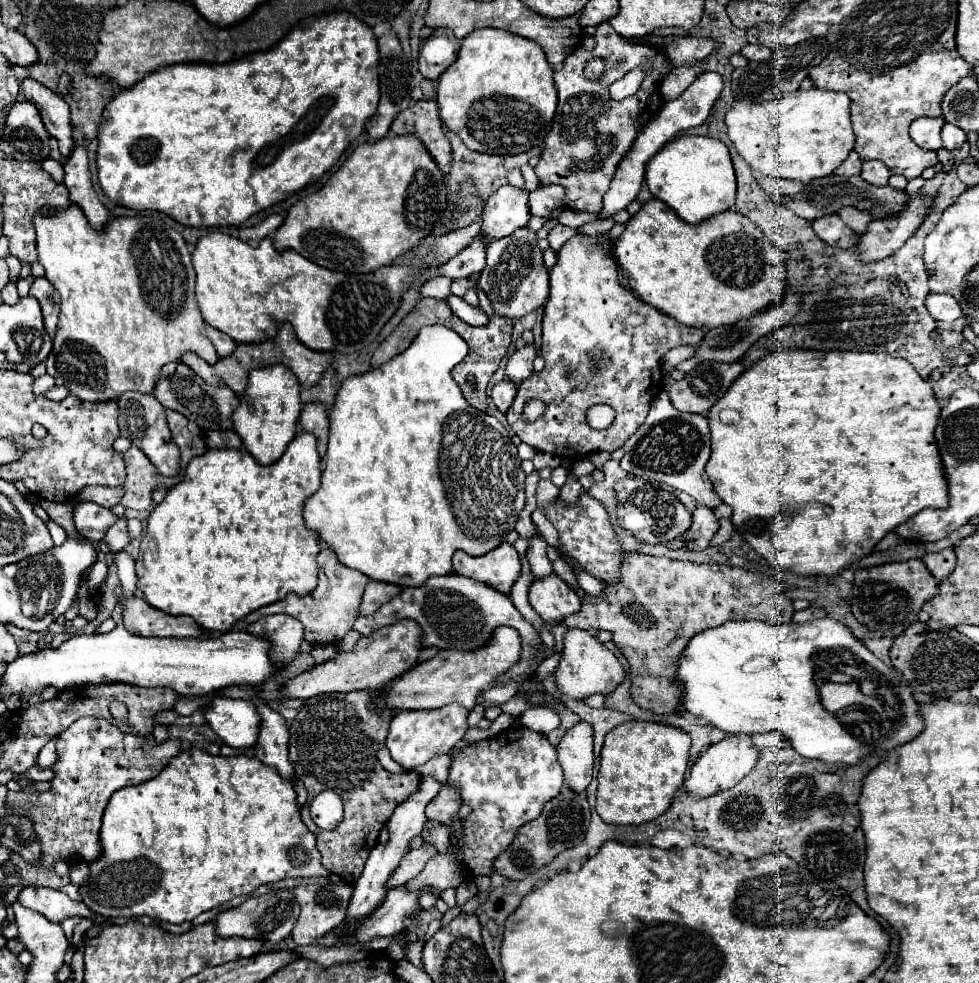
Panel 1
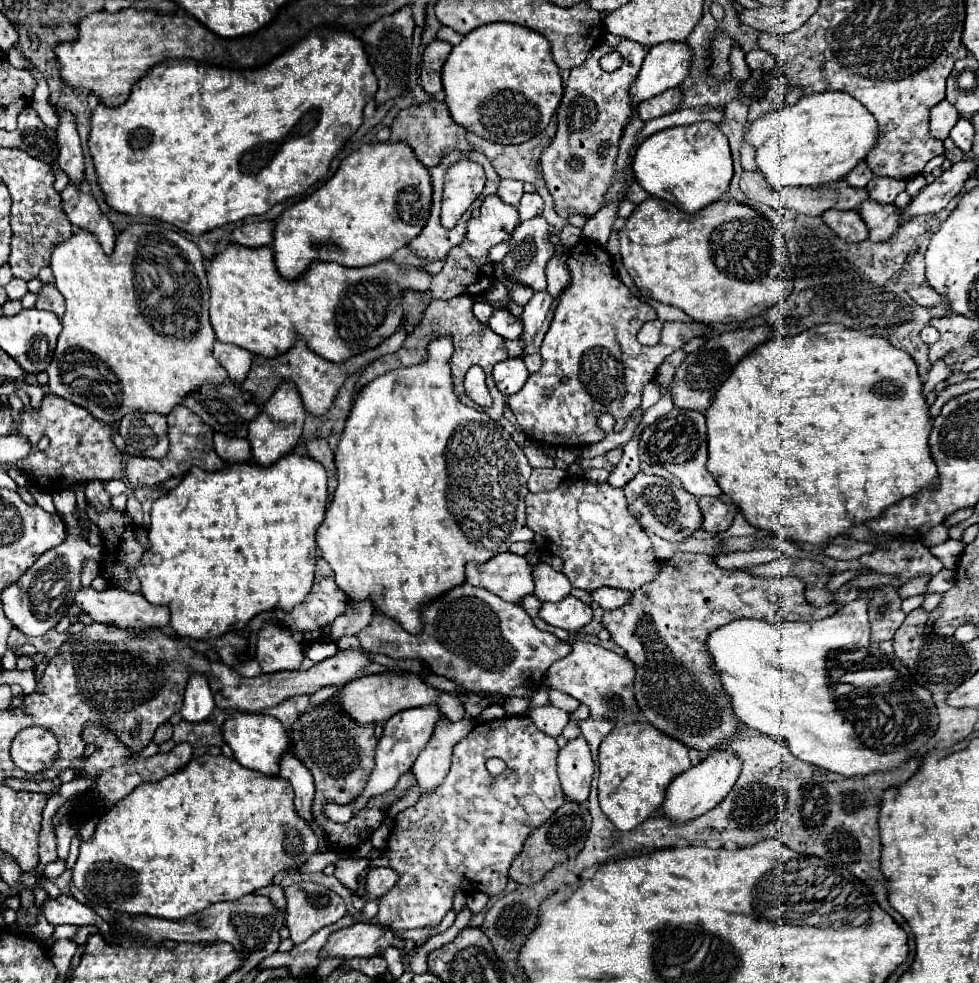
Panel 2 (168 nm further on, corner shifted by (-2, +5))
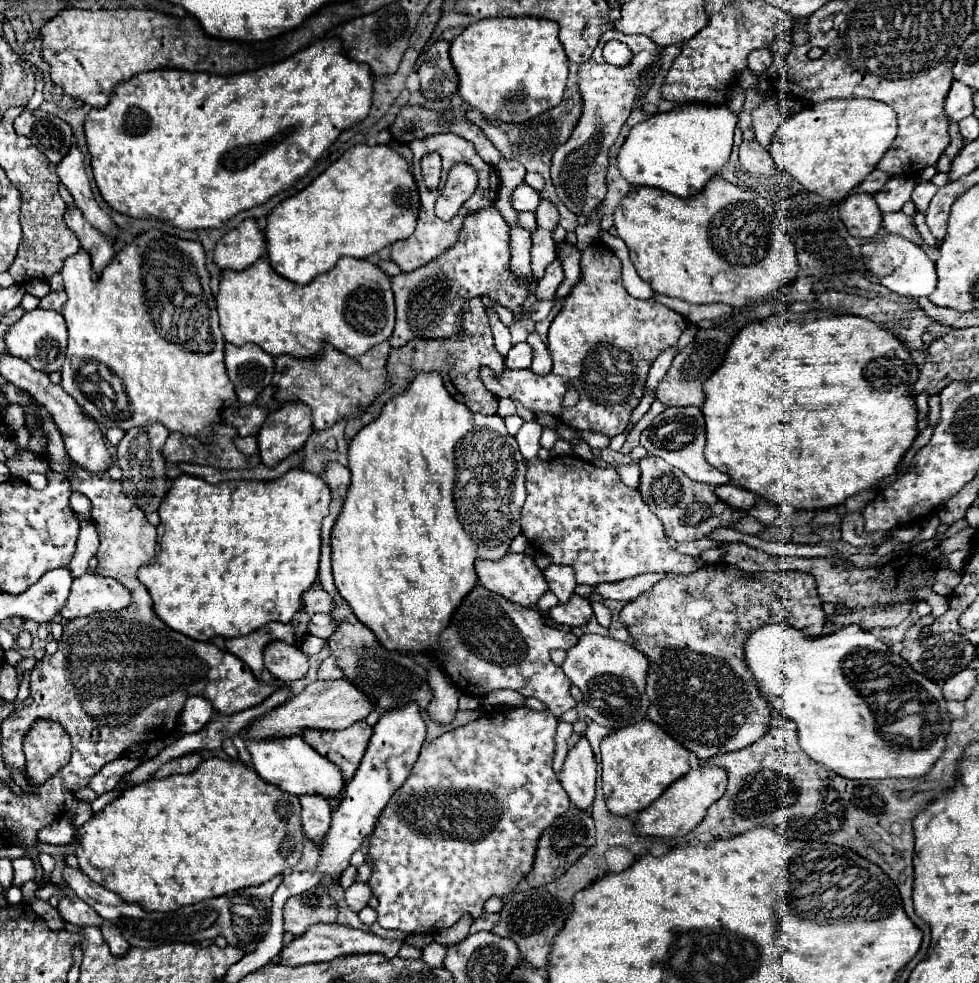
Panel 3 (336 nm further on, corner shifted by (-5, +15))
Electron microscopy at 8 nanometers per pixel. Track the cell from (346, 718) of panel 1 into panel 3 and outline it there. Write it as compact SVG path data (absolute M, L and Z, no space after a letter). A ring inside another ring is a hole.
M356 722L344 730L334 730L334 732L318 732L316 728L306 728L306 732L302 732L302 738L318 754L328 758L342 770L344 782L350 782L366 752L372 730L374 728L370 724Z

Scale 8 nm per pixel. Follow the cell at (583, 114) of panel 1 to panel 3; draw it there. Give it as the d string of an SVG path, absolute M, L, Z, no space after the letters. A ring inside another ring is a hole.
M608 30L590 60L578 68L578 86L582 94L582 116L570 134L566 144L558 146L552 156L552 182L560 202L574 214L590 214L606 198L606 172L608 172L608 150L620 134L622 124L628 120L634 100L638 96L638 82L644 70L652 64L656 54L656 44L646 36L626 36L618 30ZM608 40L620 40L632 50L632 60L626 66L606 64L602 58L602 48Z

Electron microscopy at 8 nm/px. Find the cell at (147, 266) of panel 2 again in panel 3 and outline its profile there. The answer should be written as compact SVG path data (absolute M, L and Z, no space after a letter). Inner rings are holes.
M144 230L140 236L136 236L130 244L126 244L114 258L112 262L100 272L98 280L92 278L90 272L90 256L86 256L86 252L78 250L74 256L68 256L64 260L62 266L62 278L64 278L64 290L68 294L68 302L62 310L62 316L66 320L68 326L68 348L66 348L66 356L64 356L64 364L62 364L62 388L102 426L106 428L122 428L122 430L130 430L134 426L146 426L148 422L160 420L168 430L176 430L182 432L186 436L198 436L198 438L208 438L212 434L210 424L220 420L220 408L224 404L234 404L236 402L236 394L234 394L234 384L228 380L226 368L224 368L224 336L218 328L218 312L216 312L216 304L214 304L214 294L210 290L210 274L206 270L206 256L204 256L204 248L200 242L194 240L182 240L176 238L172 234L166 234L162 230ZM84 362L100 362L106 368L82 368Z

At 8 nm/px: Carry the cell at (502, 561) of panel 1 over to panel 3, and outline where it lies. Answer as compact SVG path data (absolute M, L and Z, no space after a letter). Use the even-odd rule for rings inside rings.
M508 552L502 560L492 560L492 562L478 558L476 560L476 574L478 574L478 582L482 586L486 586L488 590L492 590L496 594L502 594L508 600L512 600L516 604L522 604L522 606L530 606L530 608L534 608L538 598L548 590L548 584L542 576L542 570L534 562L534 556L524 554L524 552L520 552L520 554Z

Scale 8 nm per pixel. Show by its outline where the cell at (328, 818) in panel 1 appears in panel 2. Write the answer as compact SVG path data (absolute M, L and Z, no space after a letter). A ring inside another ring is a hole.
M421 706L421 708L409 708L403 710L395 716L391 716L385 722L383 728L383 736L377 740L377 748L375 748L375 768L369 776L369 782L365 786L365 790L361 792L361 796L345 806L335 806L333 802L327 802L325 810L327 816L336 823L346 823L355 816L355 812L359 812L361 808L367 806L367 802L379 794L385 794L389 790L393 790L399 782L399 778L411 770L413 762L417 760L417 756L421 754L421 750L427 746L431 734L433 734L433 726L439 720L439 710L435 710L435 706Z

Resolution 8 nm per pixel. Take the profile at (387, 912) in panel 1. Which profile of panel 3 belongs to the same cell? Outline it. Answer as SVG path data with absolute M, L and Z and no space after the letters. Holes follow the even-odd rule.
M314 924L312 928L308 928L302 936L294 938L290 946L282 948L280 956L282 956L282 964L284 966L302 966L302 964L310 964L310 962L330 962L334 958L340 956L348 956L348 954L384 954L388 960L396 956L396 952L400 950L402 940L390 940L390 938L380 938L372 932L364 932L352 926L344 926L344 924Z

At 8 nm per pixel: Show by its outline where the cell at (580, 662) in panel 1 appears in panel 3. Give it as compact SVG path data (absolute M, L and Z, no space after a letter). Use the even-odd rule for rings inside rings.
M584 634L578 640L578 644L566 652L562 670L572 680L572 684L582 690L584 712L590 720L608 726L612 730L644 720L648 710L646 696L648 660L642 652L638 652L630 644L618 642L608 636Z

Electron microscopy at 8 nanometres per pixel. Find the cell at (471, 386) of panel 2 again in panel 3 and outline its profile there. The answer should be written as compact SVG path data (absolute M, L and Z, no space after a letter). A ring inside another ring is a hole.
M594 242L588 248L584 248L580 252L580 268L582 268L582 278L572 288L572 292L564 298L562 310L552 320L552 326L548 330L548 352L554 362L552 372L546 376L538 376L532 370L504 370L500 378L496 380L490 368L482 367L480 376L486 388L498 398L506 396L506 398L518 400L530 412L548 412L556 418L562 418L566 424L570 424L572 428L580 432L592 430L598 434L616 436L626 430L628 418L644 394L644 382L646 382L652 362L660 356L662 350L678 342L678 338L682 336L688 324L682 314L662 306L656 300L632 298L622 284L622 276L620 276L622 264L618 256L614 256L614 252L606 248L606 244ZM568 382L572 382L580 394L578 404L572 408L564 408L562 404Z

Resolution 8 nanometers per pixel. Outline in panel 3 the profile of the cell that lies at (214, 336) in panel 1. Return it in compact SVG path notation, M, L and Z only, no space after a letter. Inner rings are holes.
M226 344L224 364L236 388L236 396L246 404L254 402L260 390L270 384L274 372L274 358L256 344Z

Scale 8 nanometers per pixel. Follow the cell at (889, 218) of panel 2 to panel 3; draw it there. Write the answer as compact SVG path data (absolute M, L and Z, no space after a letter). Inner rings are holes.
M902 210L900 212L888 212L882 216L882 228L888 232L888 234L898 234L898 236L904 236L906 240L922 246L922 236L918 234L916 226L914 226L914 220L912 216L906 216Z

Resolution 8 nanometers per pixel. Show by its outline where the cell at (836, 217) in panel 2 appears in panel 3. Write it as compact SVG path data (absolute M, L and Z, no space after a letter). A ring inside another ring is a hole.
M850 194L838 204L840 218L852 236L872 238L882 226L882 212L870 194Z

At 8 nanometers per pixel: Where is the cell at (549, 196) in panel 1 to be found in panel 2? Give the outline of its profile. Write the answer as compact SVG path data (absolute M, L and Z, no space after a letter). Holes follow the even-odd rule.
M535 192L535 194L523 194L517 210L519 210L519 218L521 218L521 220L535 218L535 216L539 216L541 210L543 210L543 200L541 200L541 196L539 196L537 192Z

